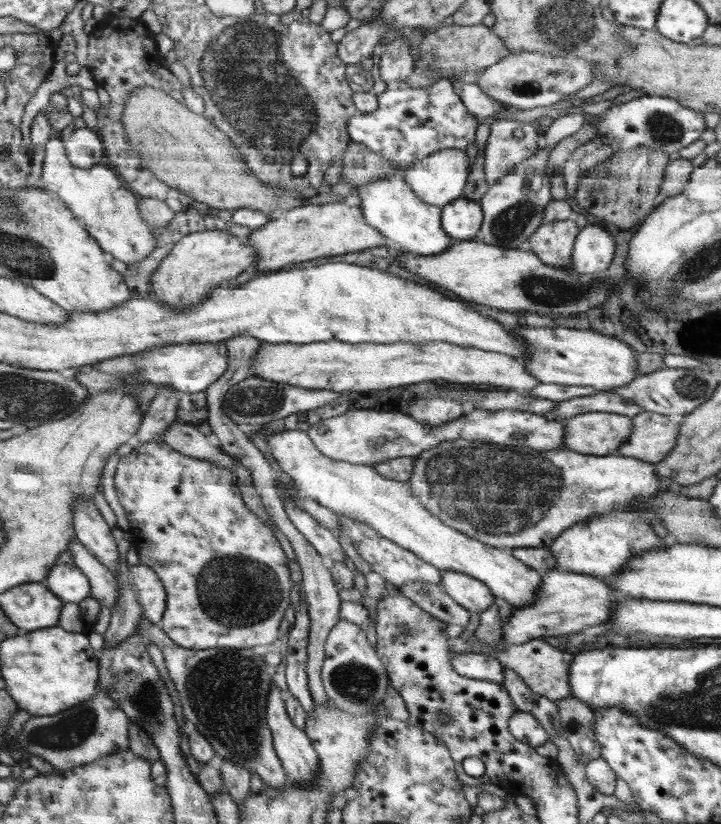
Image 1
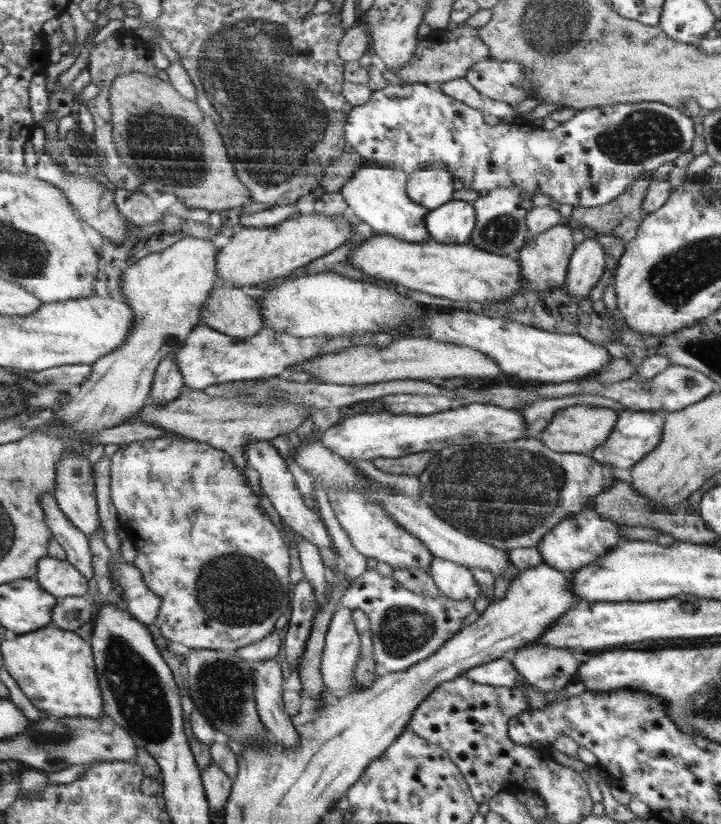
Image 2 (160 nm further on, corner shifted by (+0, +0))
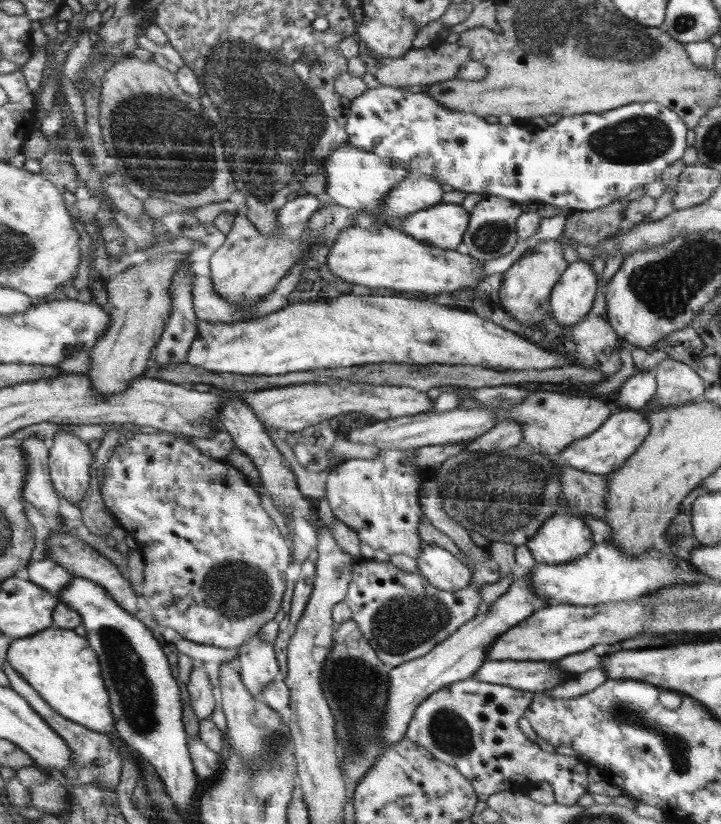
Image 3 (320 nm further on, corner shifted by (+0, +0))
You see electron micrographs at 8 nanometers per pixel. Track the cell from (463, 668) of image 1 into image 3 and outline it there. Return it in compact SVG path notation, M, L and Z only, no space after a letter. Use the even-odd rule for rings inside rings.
M486 660L474 675L485 683L510 685L535 694L552 690L570 677L555 669L551 661L535 660Z

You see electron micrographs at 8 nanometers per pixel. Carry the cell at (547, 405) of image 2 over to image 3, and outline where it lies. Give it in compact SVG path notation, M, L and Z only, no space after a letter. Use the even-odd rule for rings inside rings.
M517 420L498 422L494 428L484 435L469 442L467 450L470 452L484 452L485 450L506 450L523 443L521 424Z

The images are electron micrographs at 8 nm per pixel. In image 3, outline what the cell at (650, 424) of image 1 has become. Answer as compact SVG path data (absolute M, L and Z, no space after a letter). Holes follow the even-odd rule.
M620 409L602 424L598 431L584 439L577 440L562 449L555 458L566 466L581 469L584 472L607 475L620 468L642 446L650 432L648 418L636 409Z

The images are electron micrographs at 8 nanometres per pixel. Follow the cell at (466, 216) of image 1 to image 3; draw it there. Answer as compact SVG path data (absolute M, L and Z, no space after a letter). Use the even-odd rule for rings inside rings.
M440 202L410 215L400 223L400 230L426 245L455 250L465 238L470 219L464 207Z

